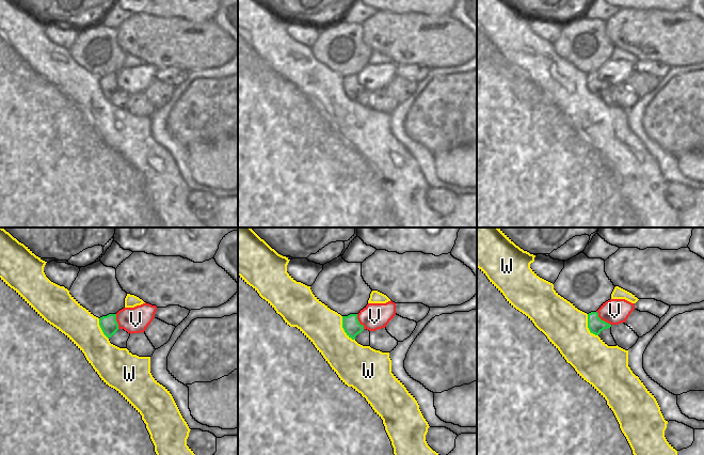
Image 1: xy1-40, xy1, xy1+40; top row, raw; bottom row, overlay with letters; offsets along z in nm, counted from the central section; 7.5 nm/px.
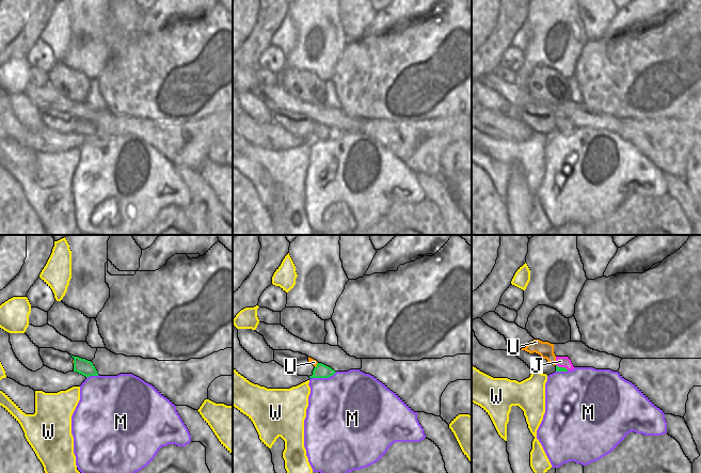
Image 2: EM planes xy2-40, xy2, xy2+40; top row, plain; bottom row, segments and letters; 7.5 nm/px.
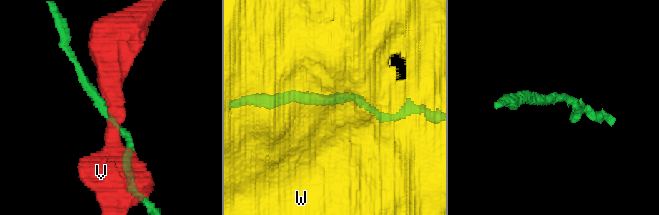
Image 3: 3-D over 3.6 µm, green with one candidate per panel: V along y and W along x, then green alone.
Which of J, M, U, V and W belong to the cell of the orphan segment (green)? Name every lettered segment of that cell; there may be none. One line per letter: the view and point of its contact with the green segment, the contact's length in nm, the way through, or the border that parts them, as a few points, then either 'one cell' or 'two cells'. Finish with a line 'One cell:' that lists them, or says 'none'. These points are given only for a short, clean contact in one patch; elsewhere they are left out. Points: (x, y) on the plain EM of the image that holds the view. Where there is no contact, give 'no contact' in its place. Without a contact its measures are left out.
J: xy2+40 (562, 128) | 100 nm | across xy2+40 (558, 129), (562, 128), (560, 122) | one cell
M: xy2 (323, 138) | 200 nm | along xy2 (336, 132), (328, 138), (311, 139) | two cells
U: xy2 (317, 126) | 50 nm | two cells
V: xy1+40 (601, 80) | 160 nm | two cells
W: xy1 (344, 90) | 200 nm | two cells
One cell: J

